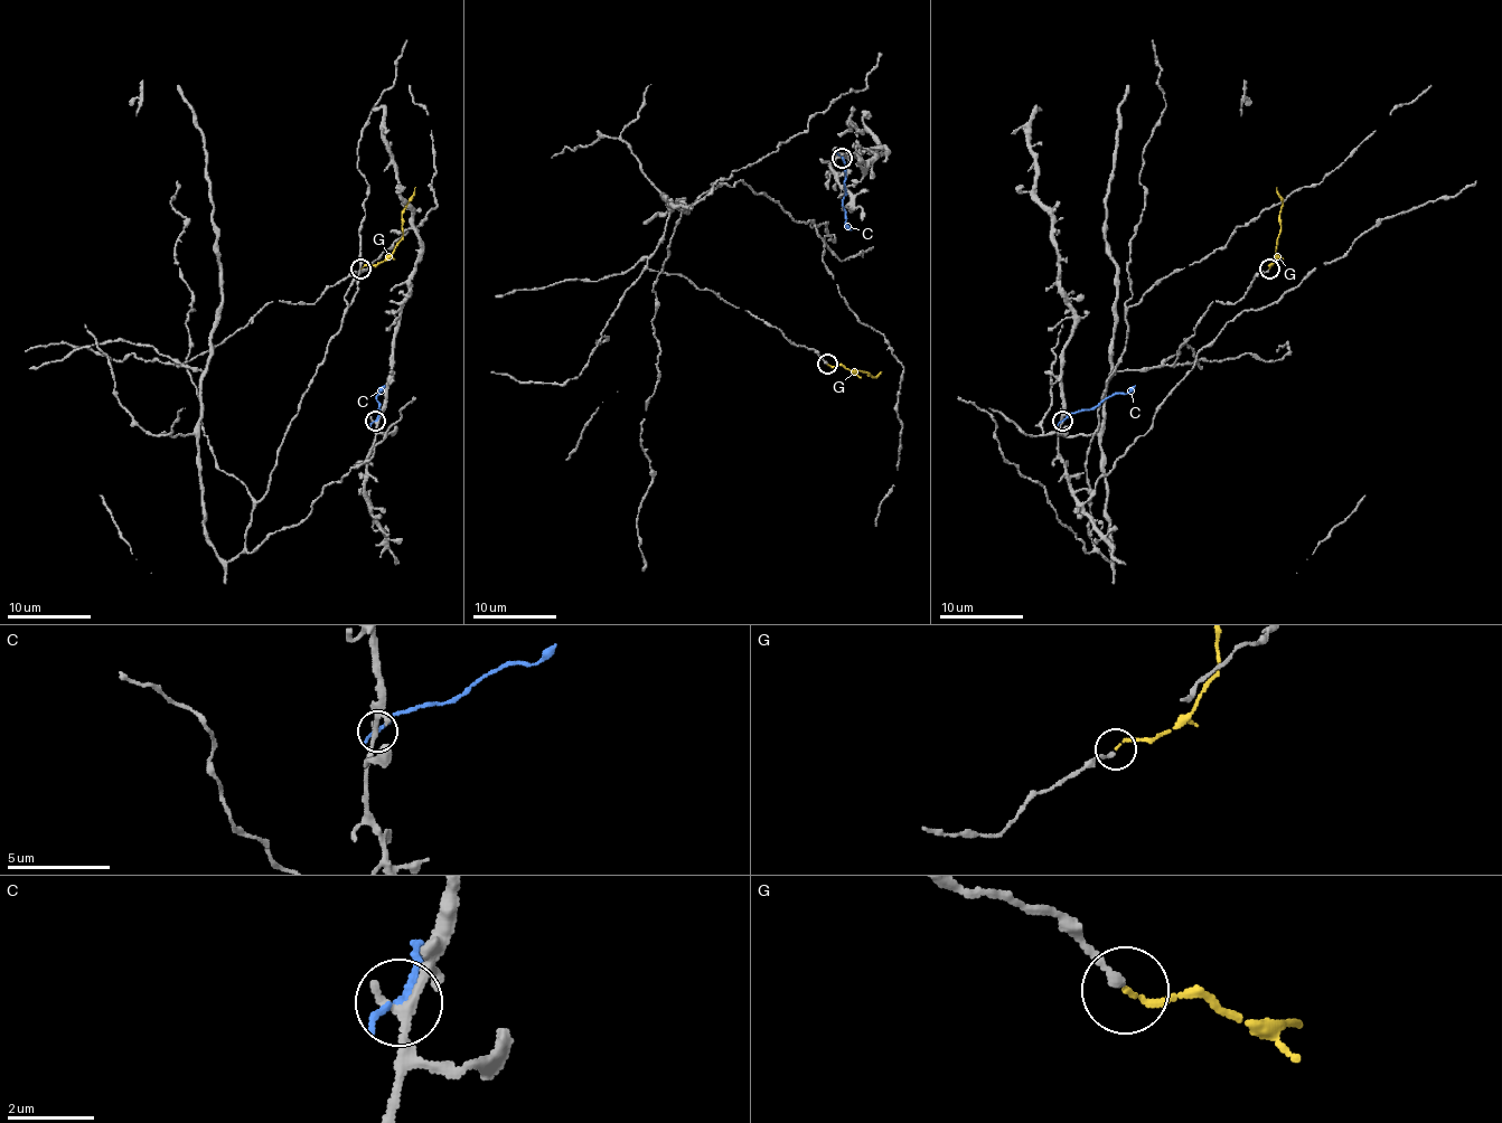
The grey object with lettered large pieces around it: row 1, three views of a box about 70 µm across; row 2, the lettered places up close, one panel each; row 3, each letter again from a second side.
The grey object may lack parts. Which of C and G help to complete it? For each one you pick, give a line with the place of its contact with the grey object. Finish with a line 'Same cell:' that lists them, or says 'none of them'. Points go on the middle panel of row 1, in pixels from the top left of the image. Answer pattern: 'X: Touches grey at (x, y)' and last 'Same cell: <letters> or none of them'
G: Touches grey at (827, 364)
Same cell: G

